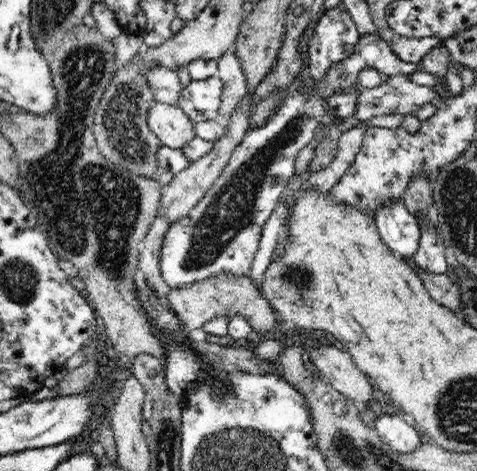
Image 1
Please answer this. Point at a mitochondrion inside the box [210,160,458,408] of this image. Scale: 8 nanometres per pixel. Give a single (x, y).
(297, 276)

